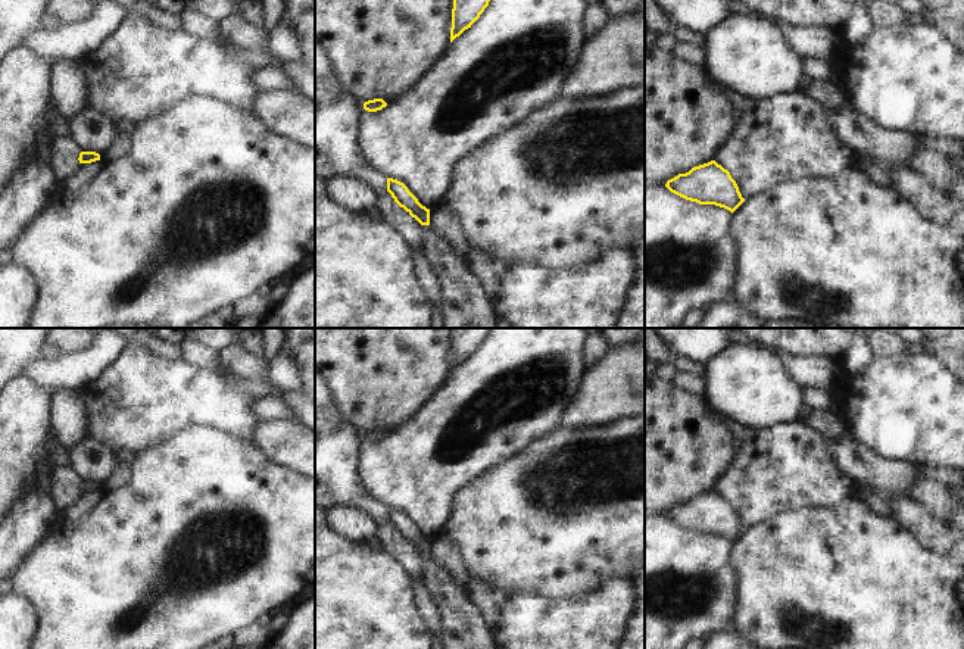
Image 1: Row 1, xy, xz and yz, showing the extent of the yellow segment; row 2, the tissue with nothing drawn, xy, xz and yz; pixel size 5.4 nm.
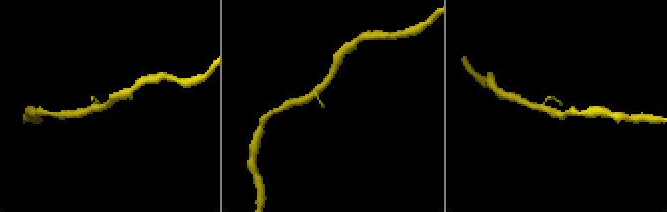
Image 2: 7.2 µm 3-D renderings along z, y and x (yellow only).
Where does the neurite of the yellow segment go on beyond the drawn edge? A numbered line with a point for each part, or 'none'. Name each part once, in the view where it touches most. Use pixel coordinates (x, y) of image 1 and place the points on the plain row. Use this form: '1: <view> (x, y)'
none

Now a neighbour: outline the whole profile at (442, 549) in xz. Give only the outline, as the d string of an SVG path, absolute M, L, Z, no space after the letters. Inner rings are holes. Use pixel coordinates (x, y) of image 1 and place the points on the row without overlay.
M440 534L430 540L430 553L449 572L452 572L455 580L465 589L467 578L469 575L468 575L465 564L458 552L458 549L453 546L453 543L447 537Z

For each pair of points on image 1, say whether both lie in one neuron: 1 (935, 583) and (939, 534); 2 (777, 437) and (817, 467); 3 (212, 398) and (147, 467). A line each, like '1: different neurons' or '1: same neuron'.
1: different neurons
2: same neuron
3: different neurons

